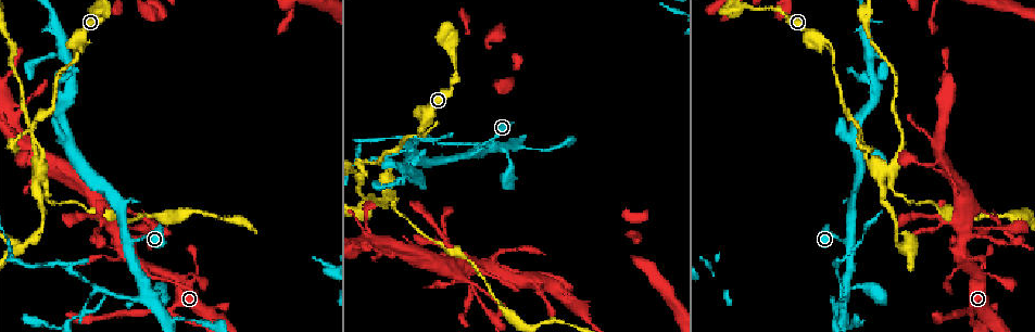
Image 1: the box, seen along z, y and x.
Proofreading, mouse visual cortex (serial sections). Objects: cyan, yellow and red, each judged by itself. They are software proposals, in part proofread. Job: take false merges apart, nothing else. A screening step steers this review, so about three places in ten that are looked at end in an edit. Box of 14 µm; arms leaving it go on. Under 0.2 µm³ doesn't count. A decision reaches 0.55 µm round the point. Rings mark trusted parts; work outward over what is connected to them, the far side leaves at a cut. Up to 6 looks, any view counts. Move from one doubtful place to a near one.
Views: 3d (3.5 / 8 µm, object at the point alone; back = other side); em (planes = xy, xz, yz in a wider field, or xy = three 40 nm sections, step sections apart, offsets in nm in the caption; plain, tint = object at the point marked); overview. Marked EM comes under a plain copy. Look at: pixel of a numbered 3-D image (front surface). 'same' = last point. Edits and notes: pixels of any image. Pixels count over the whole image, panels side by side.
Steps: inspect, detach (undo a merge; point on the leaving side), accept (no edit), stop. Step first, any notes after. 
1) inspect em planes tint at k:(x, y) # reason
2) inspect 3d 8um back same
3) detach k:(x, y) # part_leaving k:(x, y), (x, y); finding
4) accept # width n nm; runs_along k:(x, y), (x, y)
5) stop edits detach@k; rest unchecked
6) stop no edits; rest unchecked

inspect em xy step 2 tint at 1:(457, 258) # arms part here

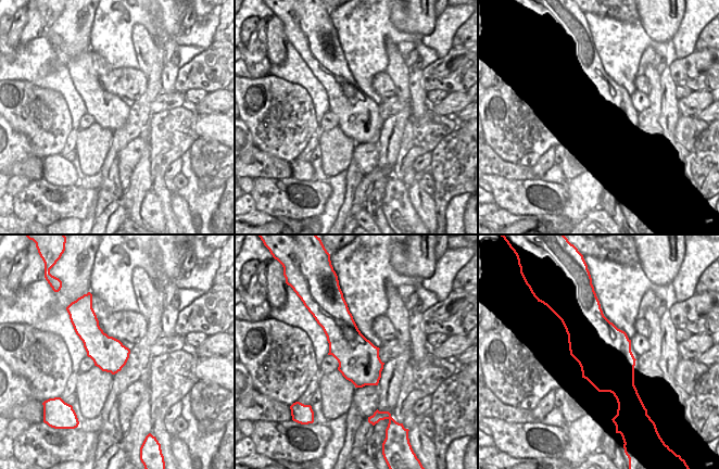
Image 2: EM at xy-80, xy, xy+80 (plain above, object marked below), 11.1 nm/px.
inspect 3d 3.5um same # wider look

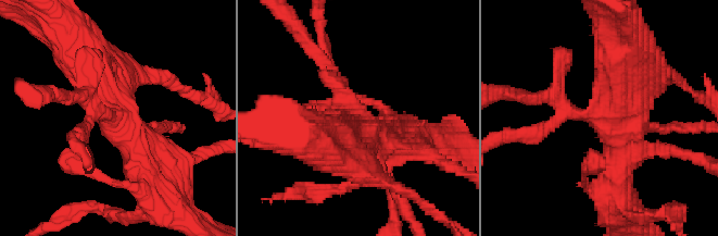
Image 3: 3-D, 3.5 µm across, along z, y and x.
accept # runs_along 3:(146, 176), (133, 136), (76, 49); continuous, no second cell

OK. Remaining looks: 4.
inspect 3d 8um at 1:(425, 129)

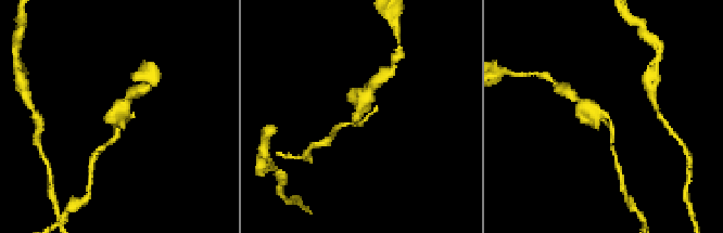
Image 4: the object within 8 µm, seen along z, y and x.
inspect em xy step 3 tint at 4:(602, 114)

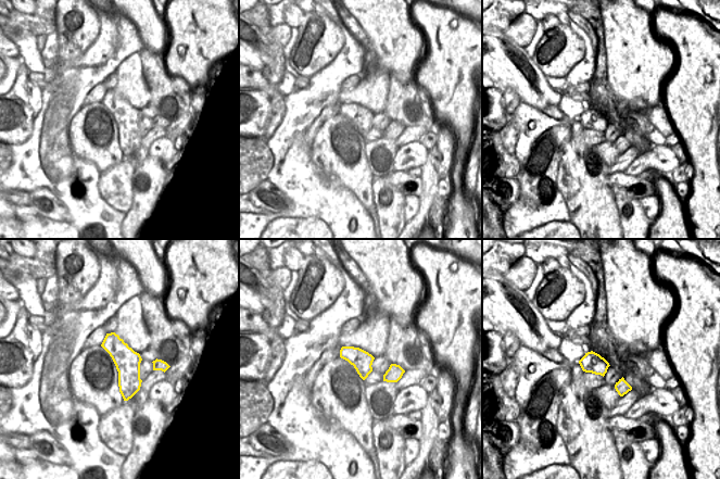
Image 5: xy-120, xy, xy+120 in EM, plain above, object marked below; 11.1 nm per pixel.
accept # runs_along 4:(579, 100), (607, 117), (613, 139); continuous, no second cell

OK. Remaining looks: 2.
inspect 3d 3.5um at 1:(142, 290) # abrupt turn

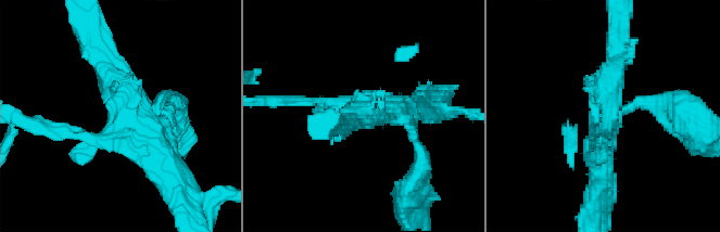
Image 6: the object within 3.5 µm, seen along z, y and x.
inspect em planes tint at 6:(608, 121)

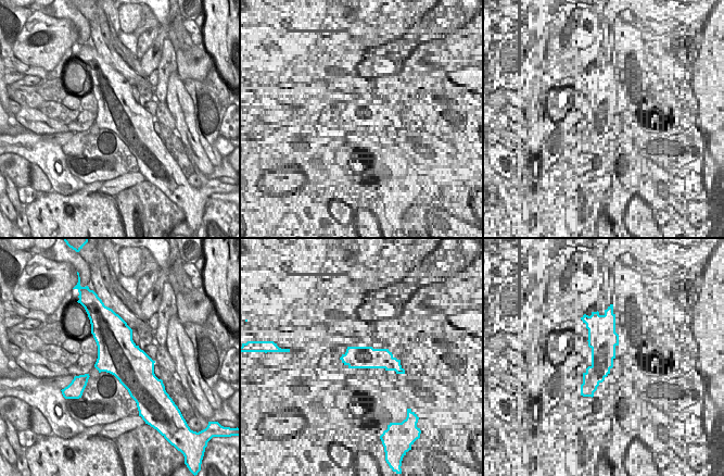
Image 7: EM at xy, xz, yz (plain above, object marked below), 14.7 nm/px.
detach 6:(298, 100) # part_leaving 6:(340, 105), (330, 102), (274, 102); a second cell is stuck on

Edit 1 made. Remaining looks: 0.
stop edits detach@6; rest unchecked

